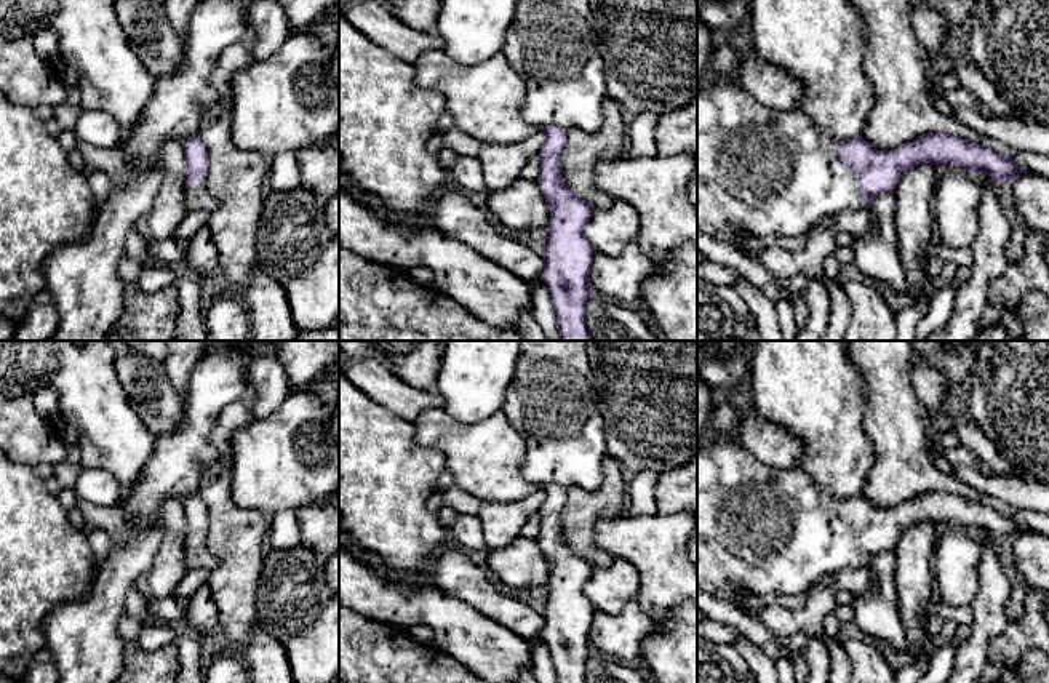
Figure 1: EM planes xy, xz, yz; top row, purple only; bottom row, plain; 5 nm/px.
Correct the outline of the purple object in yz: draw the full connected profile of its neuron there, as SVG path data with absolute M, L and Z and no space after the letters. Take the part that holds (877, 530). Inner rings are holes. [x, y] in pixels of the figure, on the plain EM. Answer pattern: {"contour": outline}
{"contour": "M710 438L697 448L697 587L718 598L740 606L740 597L752 593L800 595L817 582L843 569L872 566L876 555L894 552L899 537L913 525L934 521L939 528L955 523L988 533L1003 545L1015 534L1028 533L1014 518L982 502L935 489L915 496L894 509L876 509L862 494L836 501L827 486L816 483L800 469L771 469L761 465L736 440L721 443Z"}

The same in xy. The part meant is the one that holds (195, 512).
{"contour": "M193 494L182 501L184 513L187 521L185 529L185 550L184 558L185 565L190 568L197 566L214 566L217 563L216 557L213 555L208 542L206 542L206 531L208 531L208 512L203 501Z"}

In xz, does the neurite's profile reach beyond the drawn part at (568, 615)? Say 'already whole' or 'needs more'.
needs more

